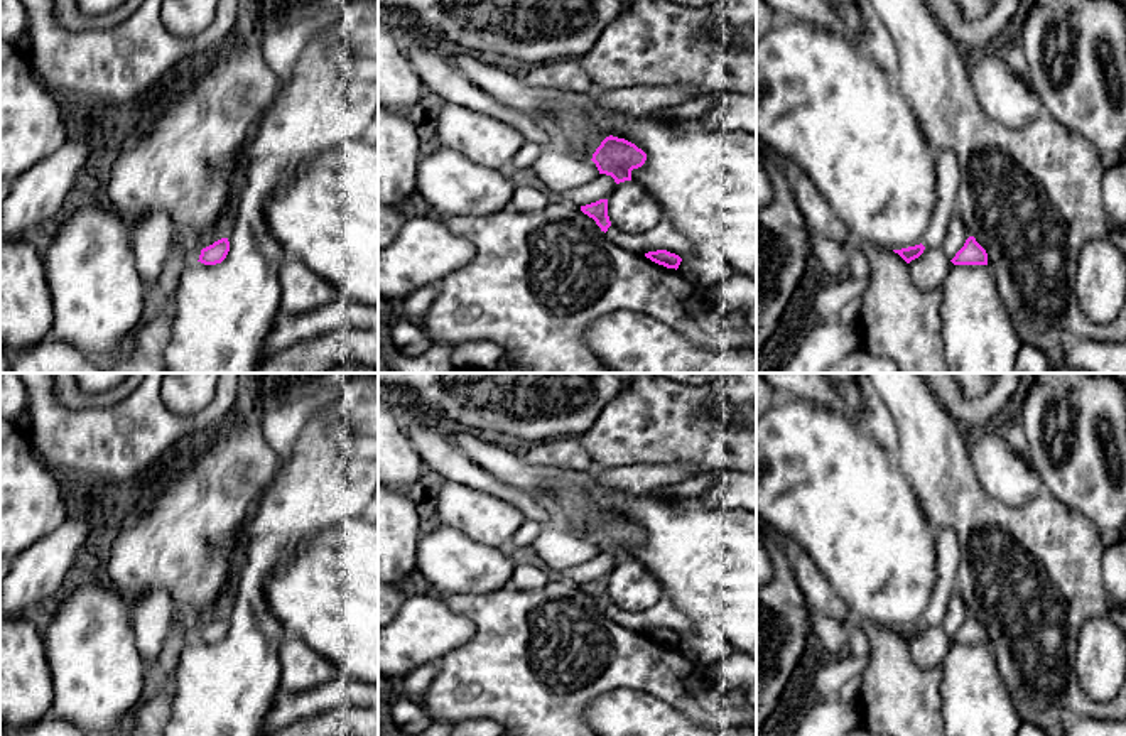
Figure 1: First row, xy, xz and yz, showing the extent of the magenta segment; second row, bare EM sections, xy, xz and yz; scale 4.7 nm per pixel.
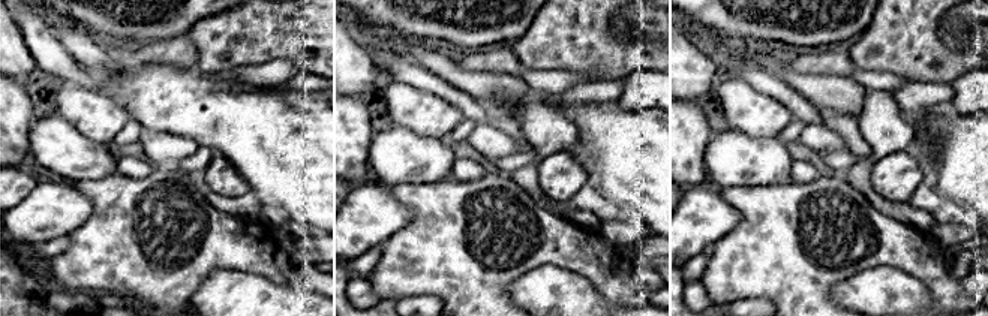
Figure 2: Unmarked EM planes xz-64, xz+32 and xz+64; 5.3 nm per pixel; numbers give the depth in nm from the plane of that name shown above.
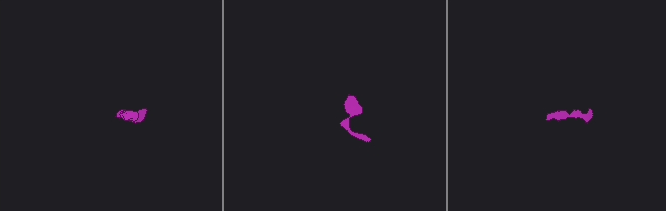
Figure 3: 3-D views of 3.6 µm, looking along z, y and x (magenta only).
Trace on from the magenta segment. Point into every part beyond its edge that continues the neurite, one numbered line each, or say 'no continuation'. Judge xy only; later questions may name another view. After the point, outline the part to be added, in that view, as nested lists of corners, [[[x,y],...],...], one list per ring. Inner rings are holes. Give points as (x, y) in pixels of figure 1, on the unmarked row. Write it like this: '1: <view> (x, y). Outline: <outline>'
no continuation

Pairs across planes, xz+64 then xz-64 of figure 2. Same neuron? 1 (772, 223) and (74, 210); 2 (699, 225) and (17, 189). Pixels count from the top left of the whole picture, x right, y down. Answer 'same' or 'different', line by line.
1: different
2: different

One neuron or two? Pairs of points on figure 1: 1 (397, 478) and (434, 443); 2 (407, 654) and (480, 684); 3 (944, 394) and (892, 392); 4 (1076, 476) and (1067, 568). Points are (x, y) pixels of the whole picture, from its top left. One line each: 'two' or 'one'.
1: two
2: two
3: two
4: two

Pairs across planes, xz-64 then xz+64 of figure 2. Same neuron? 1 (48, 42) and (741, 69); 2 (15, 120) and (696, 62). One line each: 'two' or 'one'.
1: one
2: two

